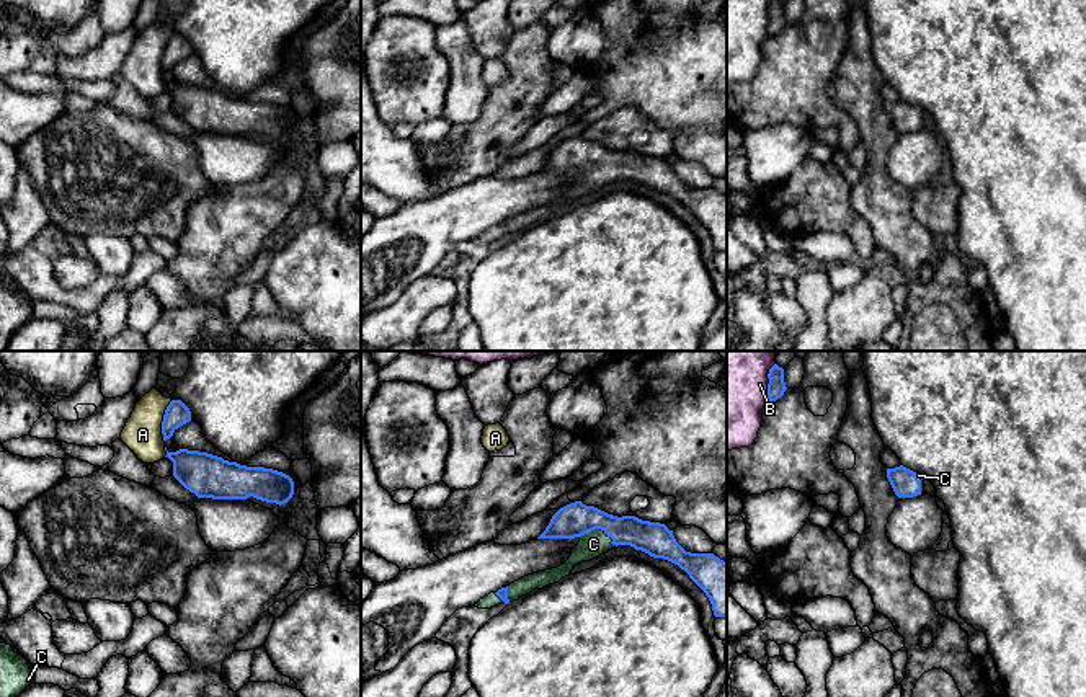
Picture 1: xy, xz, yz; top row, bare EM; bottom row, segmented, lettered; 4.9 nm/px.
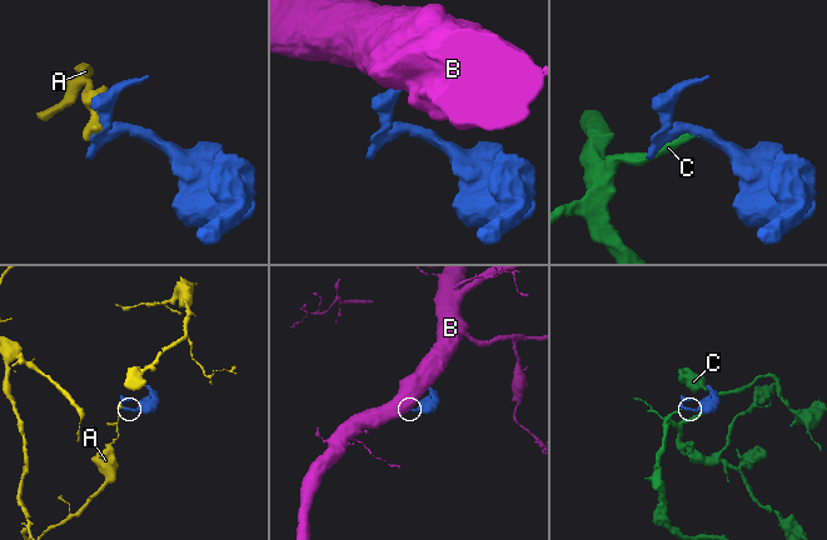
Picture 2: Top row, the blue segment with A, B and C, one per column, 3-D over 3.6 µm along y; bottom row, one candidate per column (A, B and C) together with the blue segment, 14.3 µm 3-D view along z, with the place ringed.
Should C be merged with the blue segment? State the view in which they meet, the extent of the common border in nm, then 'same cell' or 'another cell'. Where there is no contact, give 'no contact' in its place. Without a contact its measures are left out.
xz | 190 nm | same cell

